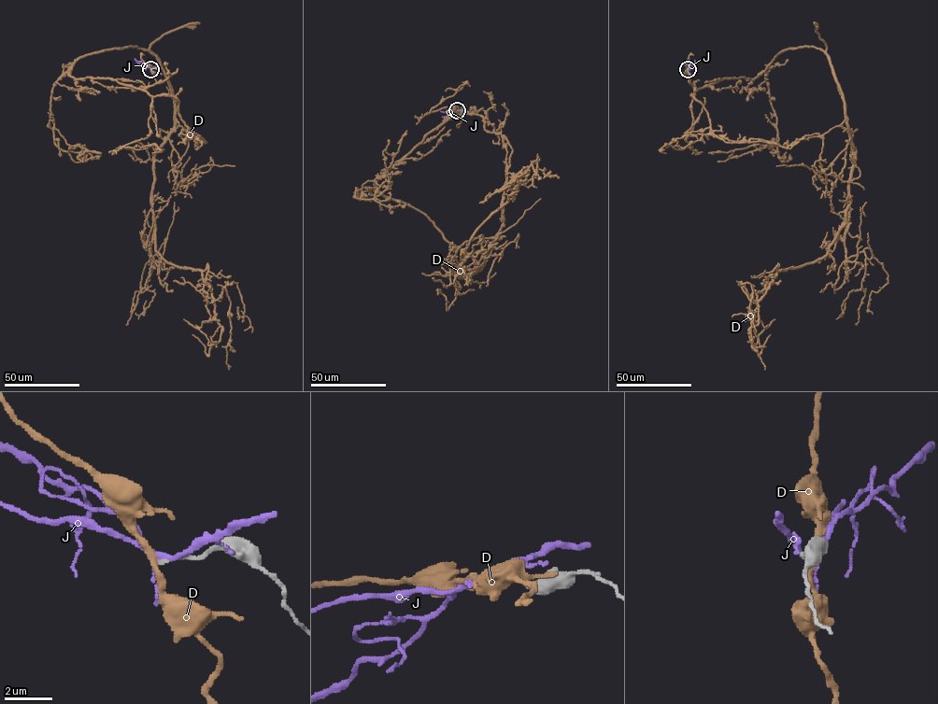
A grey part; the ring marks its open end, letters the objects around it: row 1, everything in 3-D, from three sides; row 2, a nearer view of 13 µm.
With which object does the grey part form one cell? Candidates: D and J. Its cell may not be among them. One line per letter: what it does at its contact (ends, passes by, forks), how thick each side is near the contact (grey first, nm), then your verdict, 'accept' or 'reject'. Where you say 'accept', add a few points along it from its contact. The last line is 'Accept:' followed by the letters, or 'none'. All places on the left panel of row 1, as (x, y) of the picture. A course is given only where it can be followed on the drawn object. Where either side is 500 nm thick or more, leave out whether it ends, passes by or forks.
D: it passes by | 170/240 nm | reject
J: it forks | 200/190 nm | reject
Accept: none

